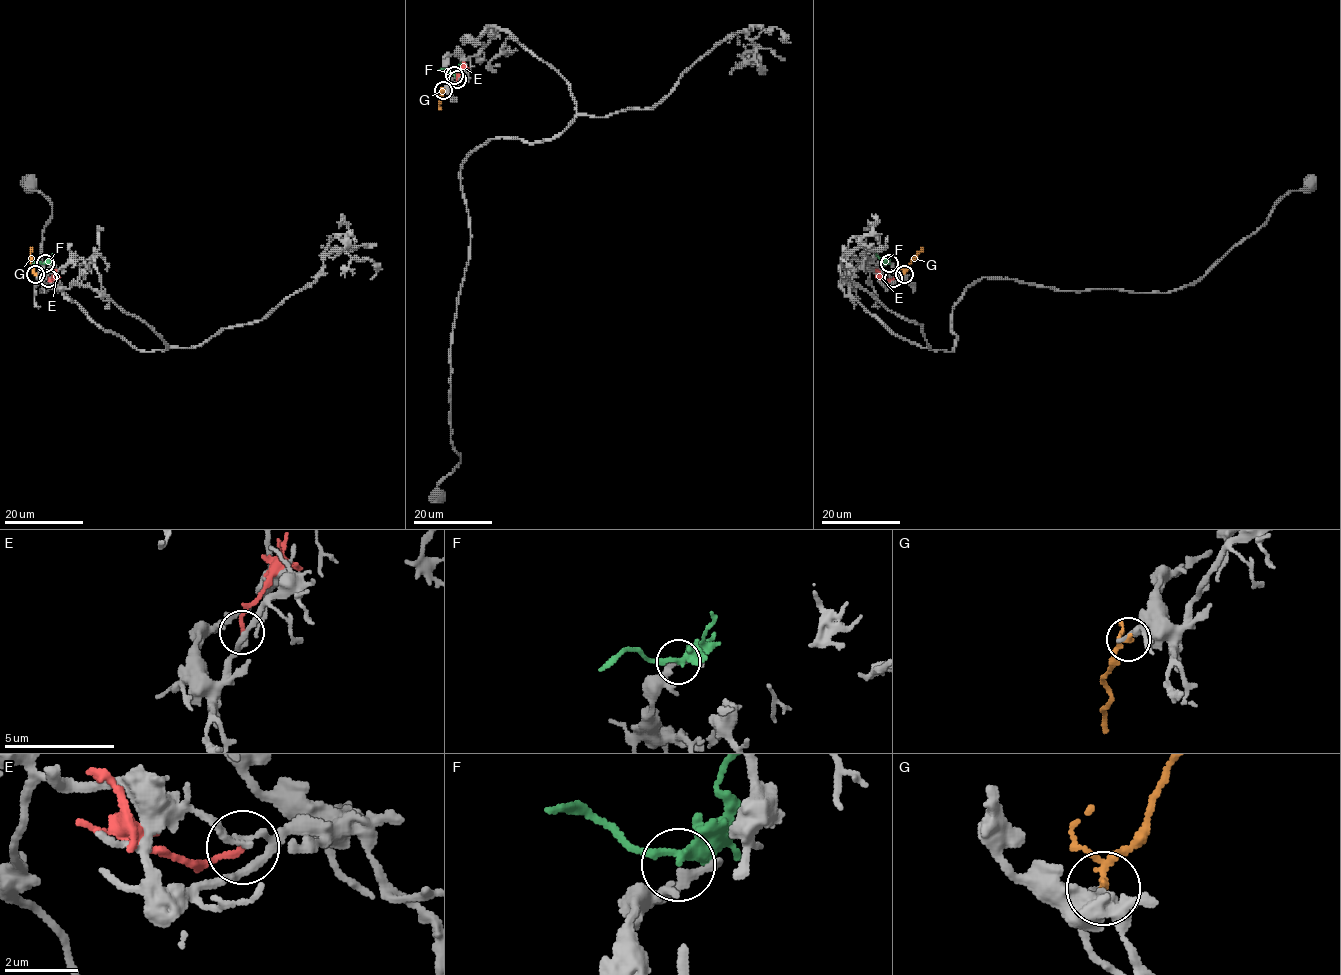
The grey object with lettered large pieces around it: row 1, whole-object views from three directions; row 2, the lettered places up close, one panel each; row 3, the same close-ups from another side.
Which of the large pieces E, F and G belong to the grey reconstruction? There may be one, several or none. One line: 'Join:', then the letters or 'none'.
Join: F

